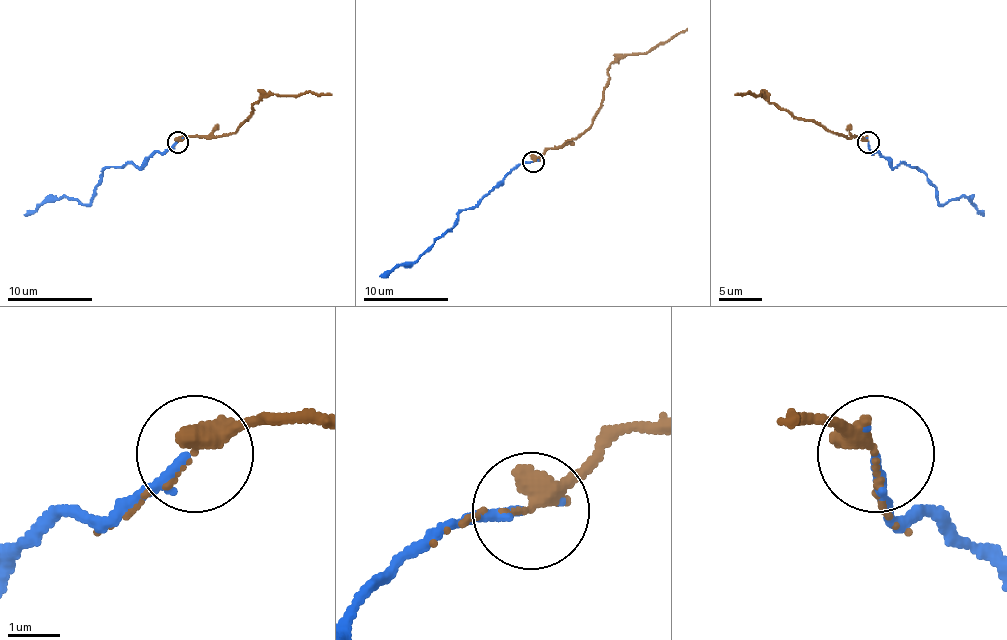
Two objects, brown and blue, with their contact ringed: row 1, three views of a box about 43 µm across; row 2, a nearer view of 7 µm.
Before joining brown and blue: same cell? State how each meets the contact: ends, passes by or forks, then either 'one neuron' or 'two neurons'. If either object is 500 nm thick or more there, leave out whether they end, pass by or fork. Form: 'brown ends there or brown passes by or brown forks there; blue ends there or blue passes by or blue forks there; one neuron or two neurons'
brown passes by; blue ends there; one neuron

